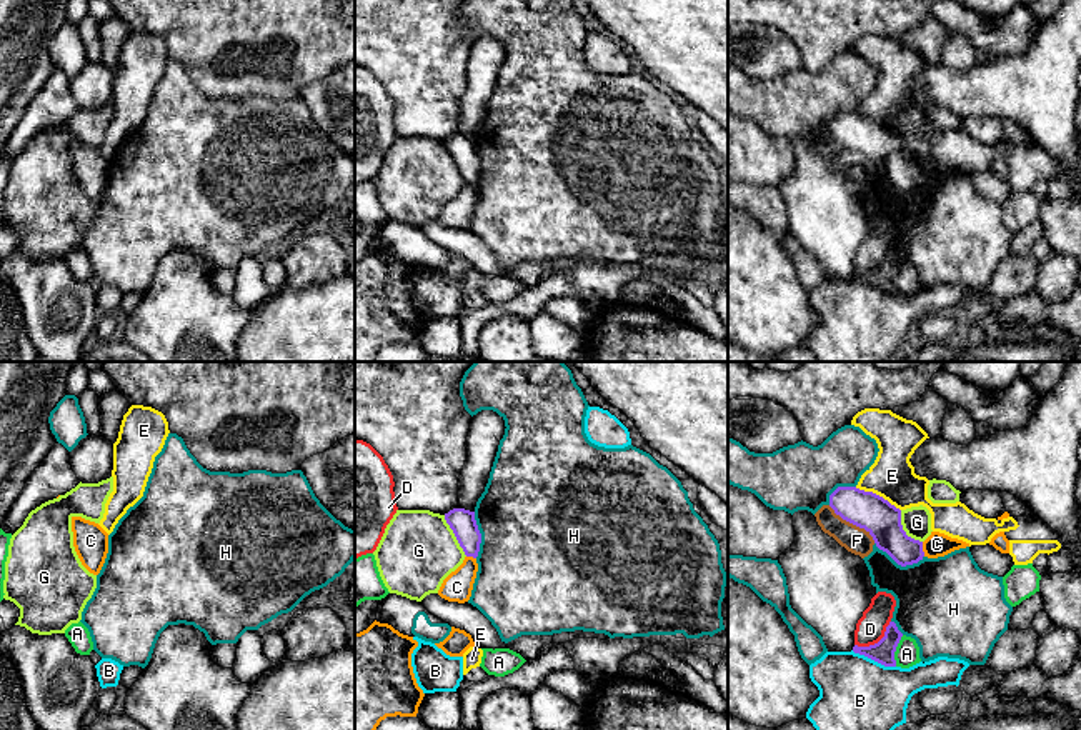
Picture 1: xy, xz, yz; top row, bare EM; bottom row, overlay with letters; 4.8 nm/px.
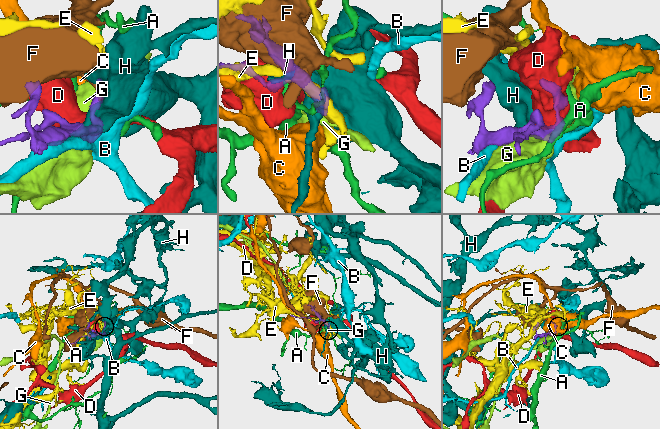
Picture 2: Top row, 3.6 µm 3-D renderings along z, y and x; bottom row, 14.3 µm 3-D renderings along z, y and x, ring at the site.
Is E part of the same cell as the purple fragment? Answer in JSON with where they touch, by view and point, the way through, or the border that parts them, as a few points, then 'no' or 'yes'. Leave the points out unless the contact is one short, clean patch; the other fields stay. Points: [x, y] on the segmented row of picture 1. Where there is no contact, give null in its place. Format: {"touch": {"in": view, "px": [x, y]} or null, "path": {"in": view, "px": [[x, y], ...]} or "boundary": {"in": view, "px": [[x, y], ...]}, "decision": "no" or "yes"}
{"touch": {"in": "yz", "px": [878, 495]}, "boundary": {"in": "yz", "px": [[855, 487], [881, 495], [900, 510]]}, "decision": "no"}

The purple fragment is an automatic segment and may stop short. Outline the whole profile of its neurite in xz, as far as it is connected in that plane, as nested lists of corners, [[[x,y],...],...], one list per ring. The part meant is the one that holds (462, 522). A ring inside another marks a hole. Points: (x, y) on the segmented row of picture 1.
[[[453,508],[445,513],[445,520],[453,530],[465,555],[476,558],[481,543],[481,533],[475,520],[475,512],[465,508]]]

